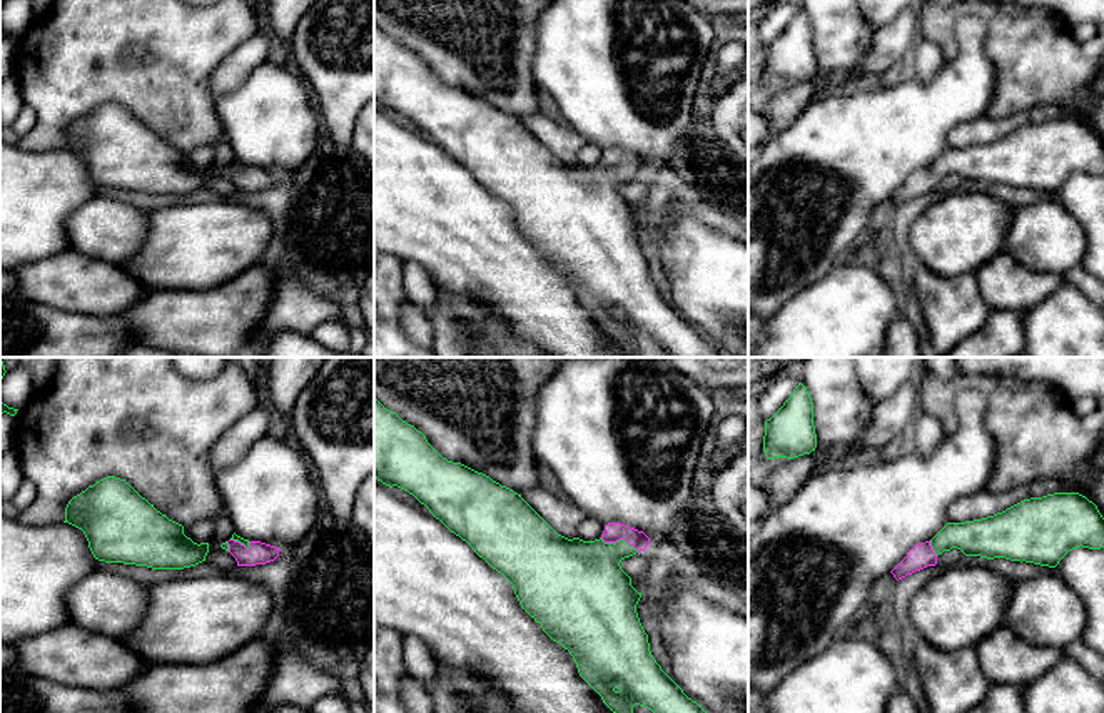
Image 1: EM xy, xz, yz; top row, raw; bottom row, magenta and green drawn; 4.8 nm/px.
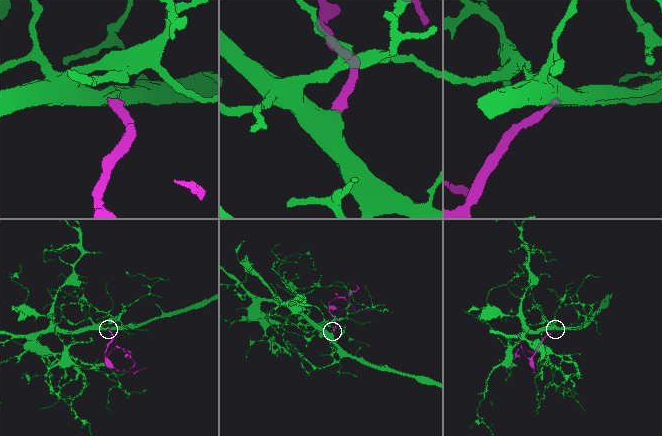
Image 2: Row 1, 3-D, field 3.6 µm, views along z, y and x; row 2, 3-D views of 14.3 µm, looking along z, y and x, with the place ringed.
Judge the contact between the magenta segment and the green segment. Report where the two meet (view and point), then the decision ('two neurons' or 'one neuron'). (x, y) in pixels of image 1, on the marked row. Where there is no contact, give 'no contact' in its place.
contact xz (620, 538); one neuron

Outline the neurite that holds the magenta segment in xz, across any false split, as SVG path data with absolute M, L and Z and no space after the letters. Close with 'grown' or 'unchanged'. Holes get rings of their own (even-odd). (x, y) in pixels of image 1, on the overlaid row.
M374 397L374 478L413 494L451 533L466 541L493 569L501 573L514 589L521 608L541 625L543 631L573 656L580 676L601 696L613 713L633 713L640 705L653 713L706 713L661 670L650 651L636 604L641 598L620 563L650 544L650 538L621 523L608 523L600 539L568 539L558 534L523 498L489 476L461 463L443 458L414 426L386 409Z; grown

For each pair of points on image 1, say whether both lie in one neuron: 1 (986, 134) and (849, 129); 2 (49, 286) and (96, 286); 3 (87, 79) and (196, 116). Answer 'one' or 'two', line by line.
1: two
2: one
3: one

